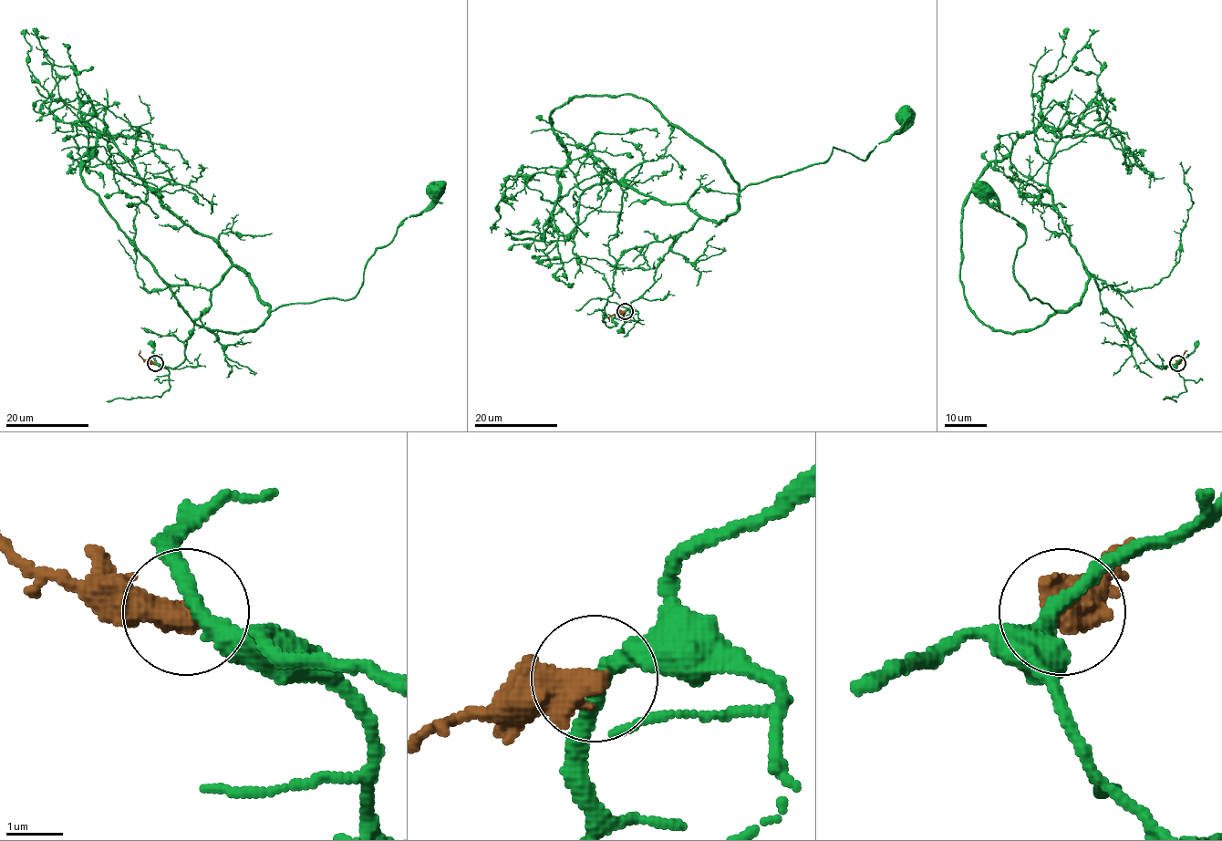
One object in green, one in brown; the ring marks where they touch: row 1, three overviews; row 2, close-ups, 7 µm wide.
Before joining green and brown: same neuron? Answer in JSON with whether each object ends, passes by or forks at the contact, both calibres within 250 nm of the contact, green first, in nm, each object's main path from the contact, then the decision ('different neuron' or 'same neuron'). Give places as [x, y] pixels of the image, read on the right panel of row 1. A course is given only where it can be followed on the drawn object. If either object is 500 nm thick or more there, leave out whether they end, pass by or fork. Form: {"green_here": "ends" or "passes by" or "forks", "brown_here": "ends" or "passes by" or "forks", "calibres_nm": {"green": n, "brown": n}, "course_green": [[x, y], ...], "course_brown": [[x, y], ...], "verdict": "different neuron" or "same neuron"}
{"calibres_nm": {"green": 280, "brown": 550}, "course_green": [[1176, 363], [1149, 358], [1084, 266], [1074, 306], [1029, 298], [1013, 262], [1025, 231], [981, 192]], "course_brown": [[1176, 363], [1187, 350]], "verdict": "different neuron"}

